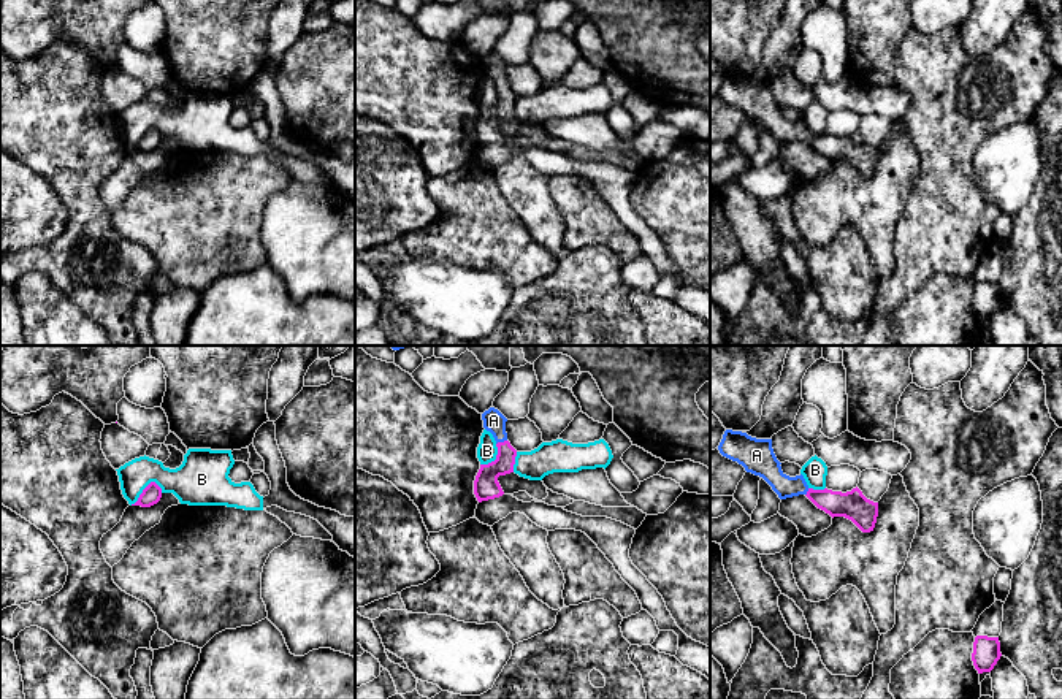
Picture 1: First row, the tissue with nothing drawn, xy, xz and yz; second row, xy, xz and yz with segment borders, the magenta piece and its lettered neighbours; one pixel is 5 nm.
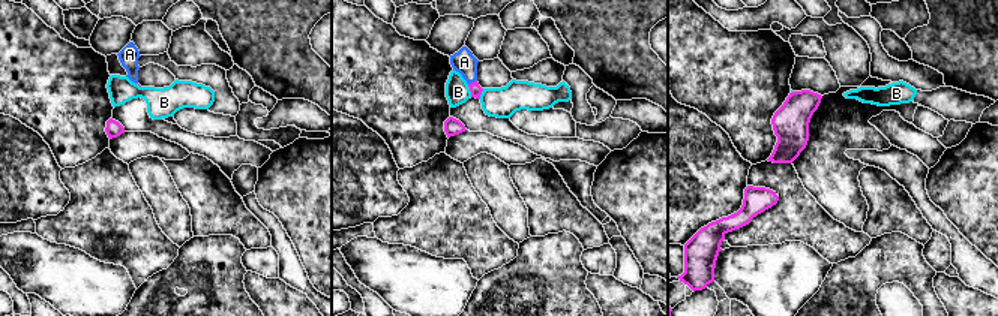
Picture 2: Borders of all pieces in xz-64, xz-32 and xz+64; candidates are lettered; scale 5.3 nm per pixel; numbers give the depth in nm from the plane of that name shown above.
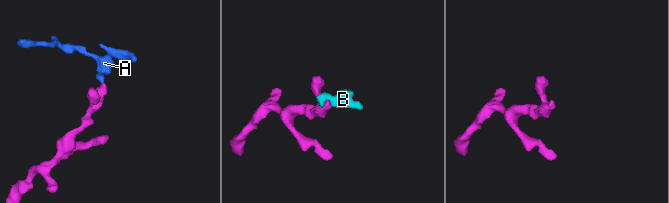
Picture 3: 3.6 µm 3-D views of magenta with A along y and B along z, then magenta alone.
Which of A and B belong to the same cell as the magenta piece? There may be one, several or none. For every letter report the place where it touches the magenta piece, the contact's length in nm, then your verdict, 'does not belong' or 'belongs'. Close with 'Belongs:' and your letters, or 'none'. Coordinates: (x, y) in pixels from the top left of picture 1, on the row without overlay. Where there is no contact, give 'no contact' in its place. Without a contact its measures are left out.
A: meets magenta in xz at (501, 87); contact 60 nm long; belongs
B: meets magenta in xy at (145, 133); contact 190 nm long; does not belong
Belongs: A

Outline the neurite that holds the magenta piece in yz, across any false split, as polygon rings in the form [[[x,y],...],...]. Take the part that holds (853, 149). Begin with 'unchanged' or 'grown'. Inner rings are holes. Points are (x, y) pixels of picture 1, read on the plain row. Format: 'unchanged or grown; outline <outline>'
grown; outline [[[726,74],[718,90],[723,101],[737,106],[747,117],[762,122],[780,144],[805,139],[818,154],[851,165],[862,178],[875,173],[878,147],[867,144],[856,132],[851,136],[813,135],[804,120],[789,122],[781,116],[772,84],[756,84],[742,76]]]

